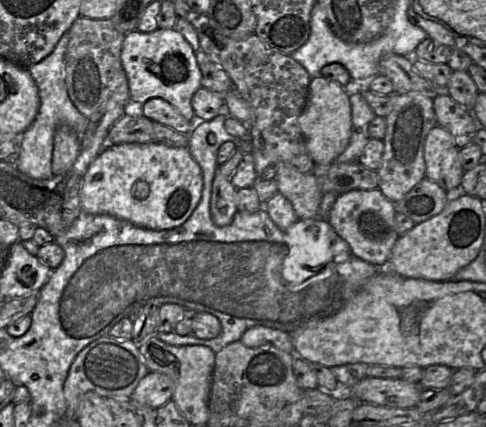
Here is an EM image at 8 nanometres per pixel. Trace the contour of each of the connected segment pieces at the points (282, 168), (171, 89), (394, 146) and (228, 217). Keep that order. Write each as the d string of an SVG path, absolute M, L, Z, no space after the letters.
M283 162L275 170L278 192L292 204L298 220L318 218L323 192L314 173L301 173Z
M156 29L144 33L133 31L125 34L121 50L121 63L126 73L131 100L144 104L152 98L170 103L185 119L195 123L192 97L201 88L201 72L195 52L186 39L174 29Z
M414 91L392 95L392 110L385 117L384 151L377 174L378 189L394 204L425 178L424 144L428 133L437 125L433 99L432 94Z
M218 166L213 178L210 199L210 212L213 222L217 226L227 226L238 211L236 188L231 184L230 178L219 172Z

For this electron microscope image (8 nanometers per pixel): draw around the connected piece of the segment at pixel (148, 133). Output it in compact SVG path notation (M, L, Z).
M124 115L109 129L106 137L106 144L145 144L153 142L153 123L153 120L145 116L130 117Z

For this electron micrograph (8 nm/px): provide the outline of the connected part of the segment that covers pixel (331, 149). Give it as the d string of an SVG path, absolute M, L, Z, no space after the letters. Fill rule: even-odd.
M323 77L311 78L307 104L298 123L315 166L327 166L347 148L352 132L350 95L344 86Z

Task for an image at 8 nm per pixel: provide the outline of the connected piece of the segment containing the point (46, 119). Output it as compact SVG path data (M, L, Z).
M69 32L63 34L53 51L46 58L28 67L28 71L38 88L40 106L31 126L19 137L18 152L11 161L15 163L23 174L37 180L46 180L54 176L52 171L52 157L54 134L57 127L61 124L66 124L81 137L86 131L89 122L89 118L77 110L67 93L65 83L65 54L69 40Z

